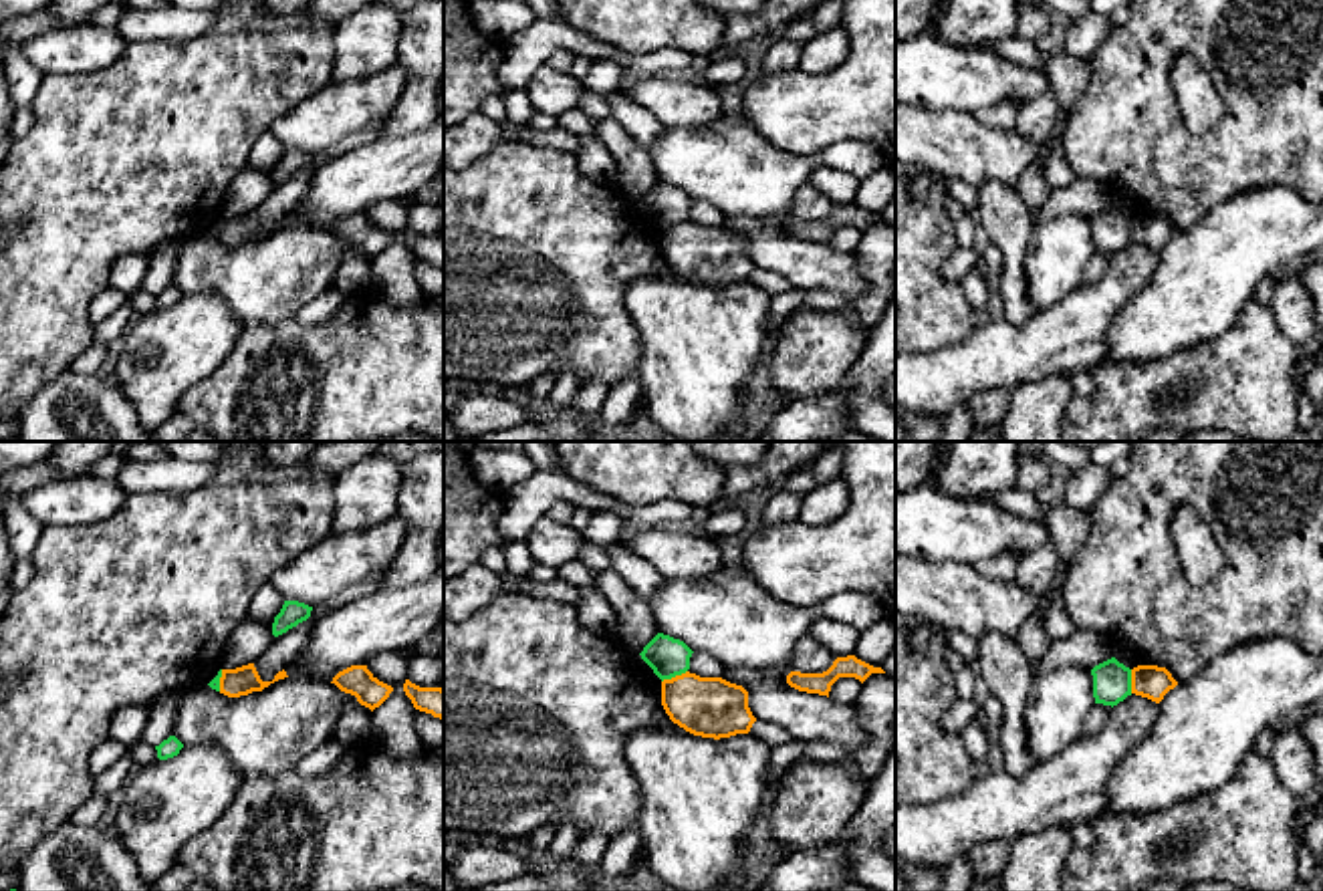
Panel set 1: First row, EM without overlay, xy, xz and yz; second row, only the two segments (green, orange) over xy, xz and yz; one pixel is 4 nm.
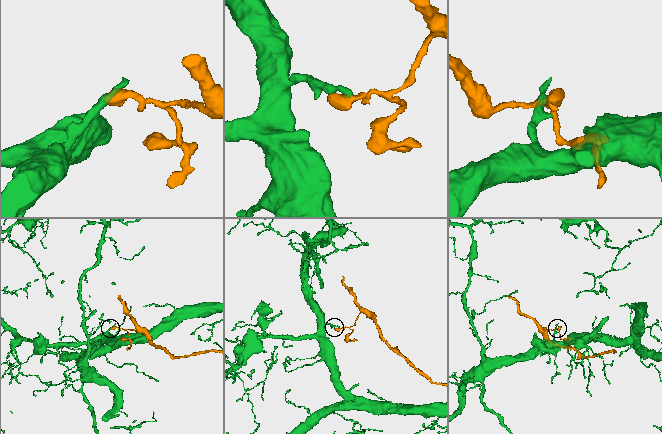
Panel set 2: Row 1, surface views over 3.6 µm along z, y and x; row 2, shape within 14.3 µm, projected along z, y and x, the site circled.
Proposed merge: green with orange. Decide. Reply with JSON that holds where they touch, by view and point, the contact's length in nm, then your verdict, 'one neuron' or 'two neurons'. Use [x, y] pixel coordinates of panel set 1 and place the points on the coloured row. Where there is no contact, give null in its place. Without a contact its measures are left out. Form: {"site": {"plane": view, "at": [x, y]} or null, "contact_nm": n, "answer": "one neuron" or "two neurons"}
{"site": {"plane": "xz", "at": [674, 676]}, "contact_nm": 120, "answer": "two neurons"}

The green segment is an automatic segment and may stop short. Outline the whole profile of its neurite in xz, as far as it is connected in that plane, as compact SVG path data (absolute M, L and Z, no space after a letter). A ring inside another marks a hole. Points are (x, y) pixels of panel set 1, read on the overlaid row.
M657 633L639 655L664 681L686 673L692 653L684 641Z

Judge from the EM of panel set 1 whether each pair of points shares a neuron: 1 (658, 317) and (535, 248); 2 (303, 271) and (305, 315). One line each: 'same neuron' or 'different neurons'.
1: different neurons
2: different neurons

